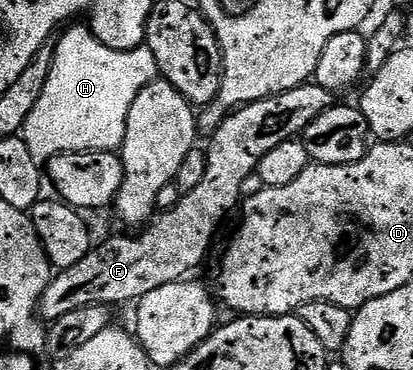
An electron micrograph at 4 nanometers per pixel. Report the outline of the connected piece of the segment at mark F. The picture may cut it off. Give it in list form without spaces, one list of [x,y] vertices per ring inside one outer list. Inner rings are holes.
[[[315,82],[299,84],[297,88],[291,88],[280,92],[276,96],[267,96],[261,100],[255,100],[249,104],[239,105],[220,125],[212,136],[212,141],[206,144],[208,157],[206,158],[206,174],[194,190],[183,193],[180,201],[173,208],[161,211],[153,215],[147,224],[139,229],[137,236],[112,236],[95,245],[92,251],[82,258],[82,262],[74,262],[74,266],[57,271],[52,277],[51,284],[44,294],[42,301],[42,316],[45,321],[51,322],[62,314],[70,314],[70,310],[78,310],[82,306],[91,304],[128,304],[139,301],[144,295],[157,290],[158,287],[168,286],[185,279],[208,256],[208,247],[220,228],[220,223],[228,215],[237,211],[242,197],[242,181],[255,173],[260,157],[264,156],[274,146],[299,137],[327,108],[333,107],[334,94],[330,90],[320,87]]]

